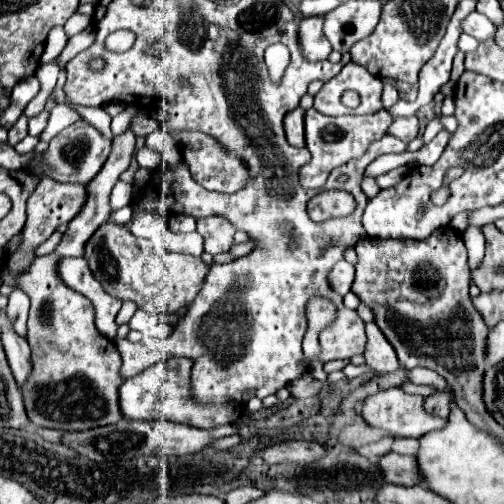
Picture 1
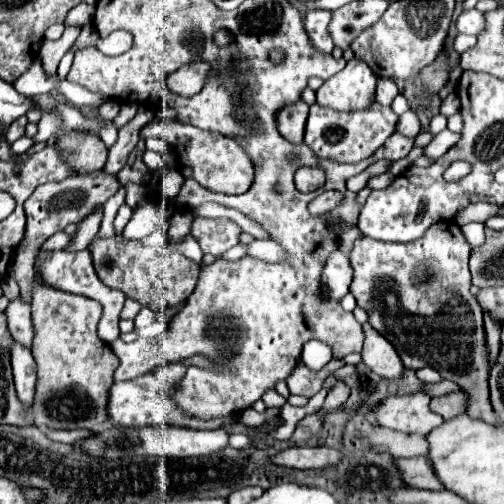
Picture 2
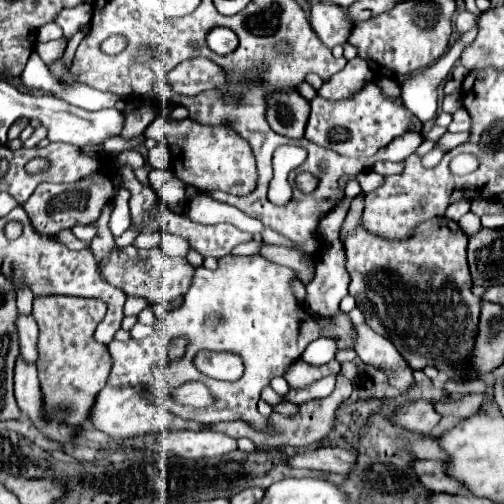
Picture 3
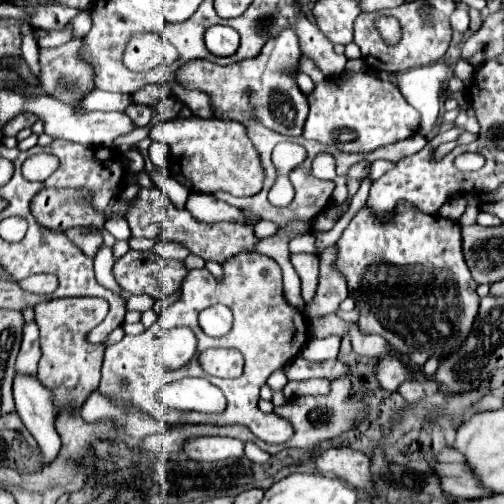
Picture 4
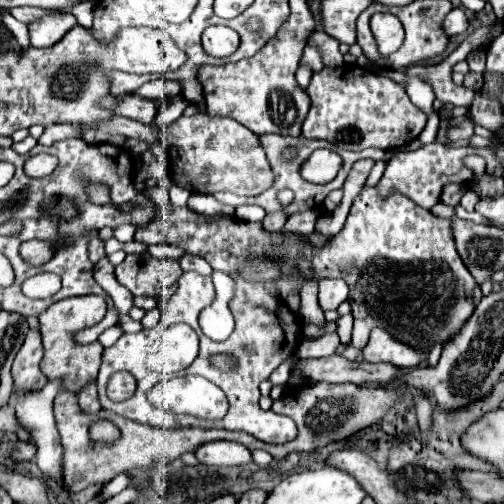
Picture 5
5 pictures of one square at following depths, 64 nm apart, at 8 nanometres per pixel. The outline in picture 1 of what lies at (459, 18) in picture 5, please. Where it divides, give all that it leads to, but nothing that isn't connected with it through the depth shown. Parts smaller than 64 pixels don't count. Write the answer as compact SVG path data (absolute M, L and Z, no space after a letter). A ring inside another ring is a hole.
M472 12L464 22L462 22L462 28L466 34L478 38L478 40L488 40L488 36L494 36L496 32L496 26L480 12Z

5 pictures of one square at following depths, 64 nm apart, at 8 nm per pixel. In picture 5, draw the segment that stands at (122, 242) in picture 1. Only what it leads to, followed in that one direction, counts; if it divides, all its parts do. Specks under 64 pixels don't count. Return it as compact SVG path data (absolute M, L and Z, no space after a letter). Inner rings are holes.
M148 252L128 254L122 264L116 266L116 280L126 286L132 296L164 296L176 280L182 276L178 260L158 260Z

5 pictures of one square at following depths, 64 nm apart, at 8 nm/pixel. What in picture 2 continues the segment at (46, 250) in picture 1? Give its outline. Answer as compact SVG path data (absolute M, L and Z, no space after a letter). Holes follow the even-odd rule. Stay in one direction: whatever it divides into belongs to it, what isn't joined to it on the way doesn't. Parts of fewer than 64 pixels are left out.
M56 232L54 236L50 236L44 244L42 244L42 250L62 250L64 246L70 244L70 236L66 232Z

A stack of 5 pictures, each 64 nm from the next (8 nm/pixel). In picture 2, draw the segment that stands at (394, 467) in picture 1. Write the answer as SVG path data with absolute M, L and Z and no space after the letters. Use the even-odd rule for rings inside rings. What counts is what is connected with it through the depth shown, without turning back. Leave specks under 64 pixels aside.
M424 456L394 458L394 466L400 472L400 480L412 488L426 488L426 490L440 490L442 488L442 484L436 482L438 478Z

